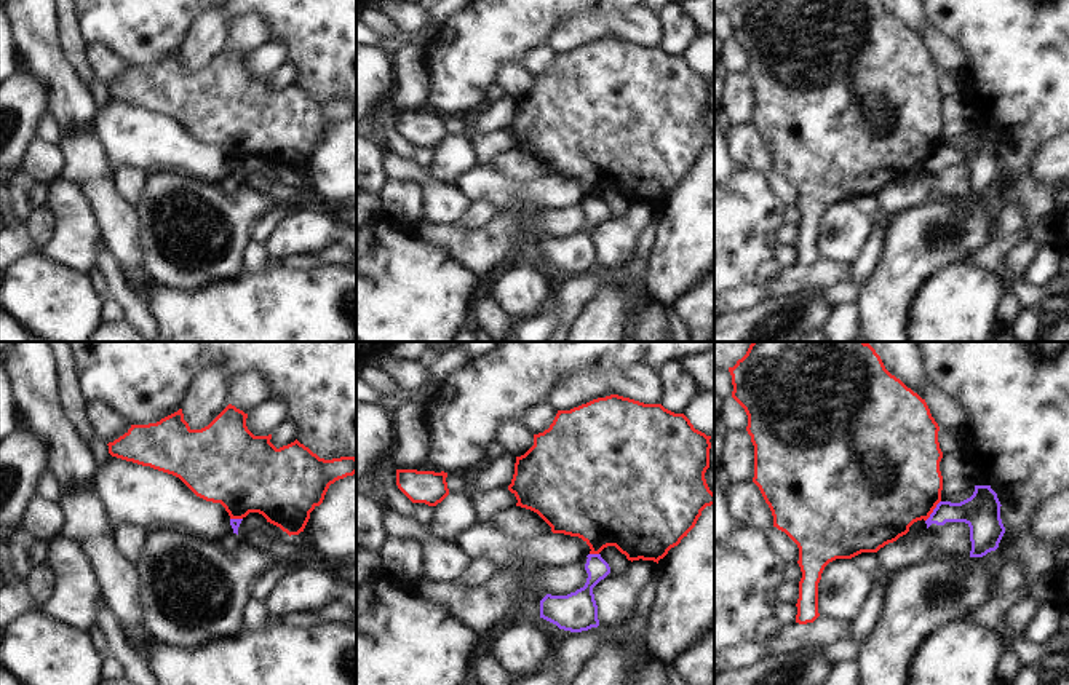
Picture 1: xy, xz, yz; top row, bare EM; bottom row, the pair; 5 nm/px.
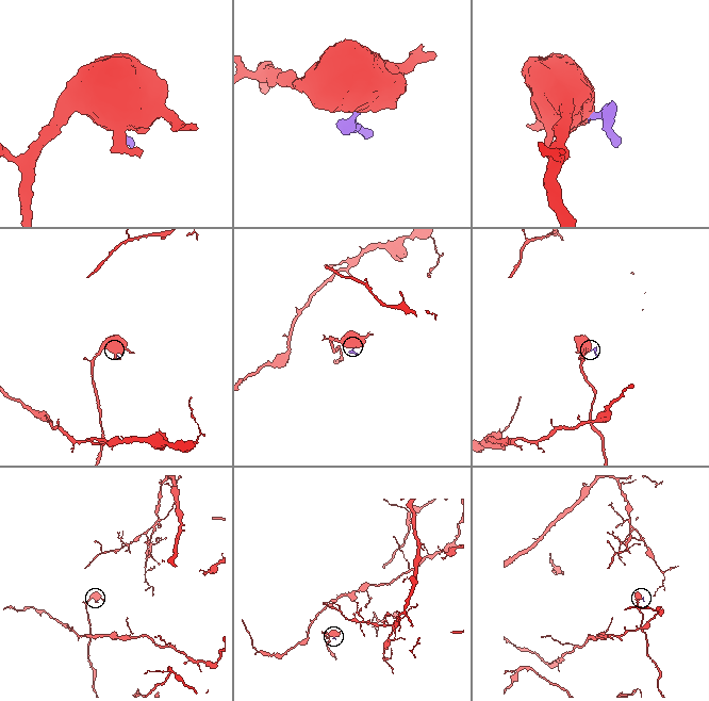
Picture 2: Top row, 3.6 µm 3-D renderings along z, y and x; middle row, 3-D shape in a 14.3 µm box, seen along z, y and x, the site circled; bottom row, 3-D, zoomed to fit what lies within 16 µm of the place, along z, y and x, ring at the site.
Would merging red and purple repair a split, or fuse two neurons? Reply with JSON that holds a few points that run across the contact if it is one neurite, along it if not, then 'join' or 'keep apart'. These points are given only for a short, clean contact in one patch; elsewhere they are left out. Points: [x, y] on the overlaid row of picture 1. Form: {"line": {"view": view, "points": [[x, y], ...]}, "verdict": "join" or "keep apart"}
{"line": {"view": "yz", "points": [[940, 500], [925, 521]]}, "verdict": "keep apart"}

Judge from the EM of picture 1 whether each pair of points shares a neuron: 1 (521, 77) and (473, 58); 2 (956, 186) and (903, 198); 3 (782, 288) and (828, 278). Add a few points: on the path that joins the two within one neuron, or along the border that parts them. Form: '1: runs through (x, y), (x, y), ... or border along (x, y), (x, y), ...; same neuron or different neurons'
1: border along (521, 63), (507, 63), (494, 83); different neurons
2: runs through (943, 186), (925, 186), (916, 194); same neuron
3: runs through (793, 280), (817, 278); same neuron

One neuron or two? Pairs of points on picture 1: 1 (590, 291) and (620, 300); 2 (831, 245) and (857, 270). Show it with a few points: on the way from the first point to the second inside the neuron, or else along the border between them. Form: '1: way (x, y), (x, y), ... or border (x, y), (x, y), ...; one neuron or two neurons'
1: border (635, 291), (627, 288), (604, 289), (576, 324); two neurons
2: border (871, 232), (850, 265); two neurons

